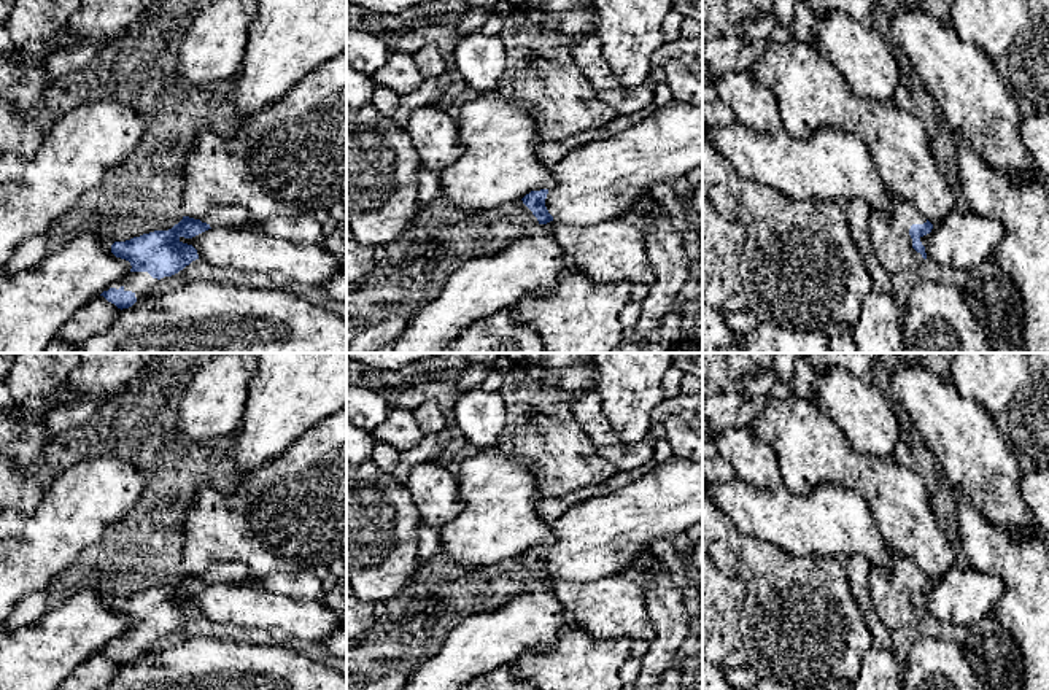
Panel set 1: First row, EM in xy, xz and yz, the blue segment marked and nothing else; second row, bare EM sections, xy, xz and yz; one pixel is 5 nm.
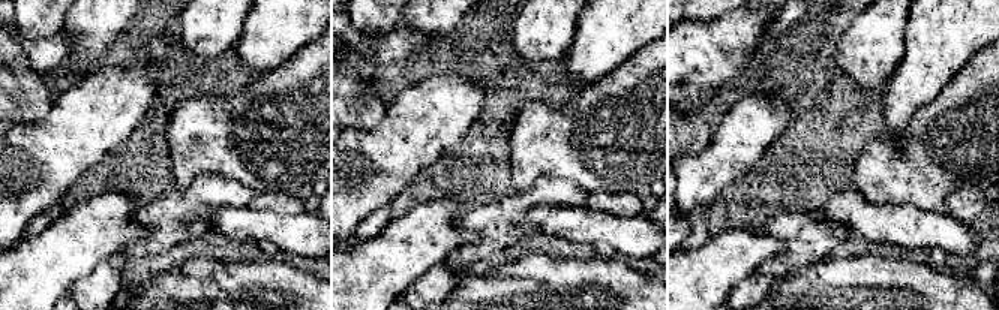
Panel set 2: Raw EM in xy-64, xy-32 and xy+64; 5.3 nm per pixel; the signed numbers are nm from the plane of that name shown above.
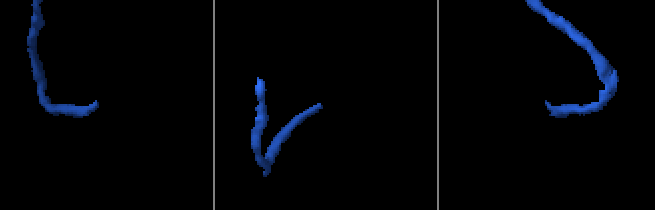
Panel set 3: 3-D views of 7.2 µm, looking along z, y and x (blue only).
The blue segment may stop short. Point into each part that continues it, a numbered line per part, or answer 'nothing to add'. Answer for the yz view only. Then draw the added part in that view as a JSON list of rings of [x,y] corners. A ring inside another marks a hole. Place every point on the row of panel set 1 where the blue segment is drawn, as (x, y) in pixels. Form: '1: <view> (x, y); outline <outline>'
1: yz (892, 244); outline [[[892,197],[892,215],[887,219],[882,213],[869,210],[868,232],[874,254],[888,273],[903,272],[919,266],[923,258],[912,248],[909,229],[912,224],[927,223],[925,216],[908,200]]]

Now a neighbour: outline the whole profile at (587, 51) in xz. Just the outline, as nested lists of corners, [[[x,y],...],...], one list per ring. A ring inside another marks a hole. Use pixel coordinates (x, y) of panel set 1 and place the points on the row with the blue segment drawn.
[[[593,33],[574,41],[572,56],[596,91],[618,91],[623,87],[620,76],[602,56],[602,41]]]

